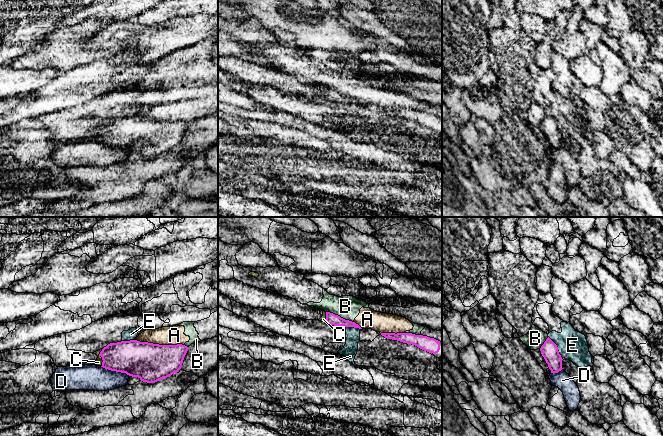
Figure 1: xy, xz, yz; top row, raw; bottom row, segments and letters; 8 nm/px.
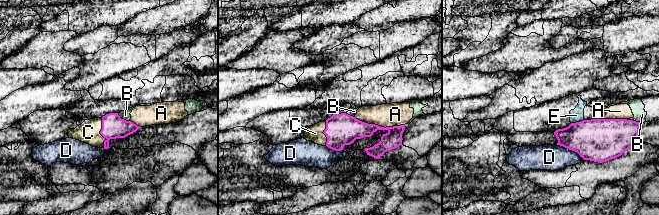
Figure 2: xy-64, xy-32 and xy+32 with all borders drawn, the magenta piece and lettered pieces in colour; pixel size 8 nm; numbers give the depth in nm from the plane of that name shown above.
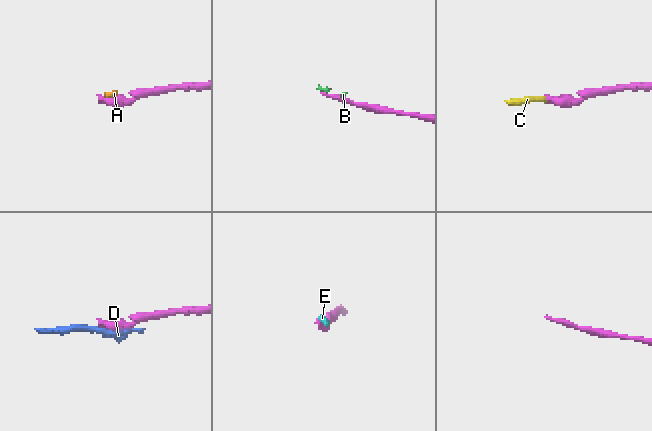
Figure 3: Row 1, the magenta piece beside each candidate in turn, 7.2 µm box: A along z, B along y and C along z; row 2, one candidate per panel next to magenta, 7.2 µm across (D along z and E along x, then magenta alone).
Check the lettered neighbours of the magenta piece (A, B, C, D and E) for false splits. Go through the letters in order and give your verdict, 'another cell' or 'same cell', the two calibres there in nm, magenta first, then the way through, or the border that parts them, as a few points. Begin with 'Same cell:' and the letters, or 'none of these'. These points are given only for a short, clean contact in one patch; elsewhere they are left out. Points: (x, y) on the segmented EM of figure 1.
Same cell: C
A: another cell; 300 nm thick on the magenta side, 150 nm on the other; border along xy (136, 339), (142, 342), (183, 345)
B: another cell; 90 nm thick on the magenta side, 190 nm on the other
C: same cell; 280 nm thick on the magenta side, 60 nm on the other; runs through xy (133, 357), (102, 358), (98, 362)
D: another cell; 300 nm thick on the magenta side, 200 nm on the other
E: another cell; 140 nm thick on the magenta side, 240 nm on the other; border along yz (548, 336), (556, 345), (558, 353), (562, 357)

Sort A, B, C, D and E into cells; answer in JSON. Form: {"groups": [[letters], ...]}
{"groups": [["A", "B"], ["C"], ["D"], ["E"]]}

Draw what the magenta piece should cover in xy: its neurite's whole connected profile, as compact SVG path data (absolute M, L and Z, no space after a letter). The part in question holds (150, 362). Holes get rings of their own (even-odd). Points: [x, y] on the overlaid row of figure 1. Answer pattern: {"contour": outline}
{"contour": "M130 340L110 343L93 354L98 356L94 365L155 383L177 373L187 351L188 347L182 344L159 345Z"}

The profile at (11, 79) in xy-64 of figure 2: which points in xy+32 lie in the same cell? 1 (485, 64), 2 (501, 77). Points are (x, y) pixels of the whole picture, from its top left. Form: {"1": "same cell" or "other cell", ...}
{"1": "other cell", "2": "same cell"}

